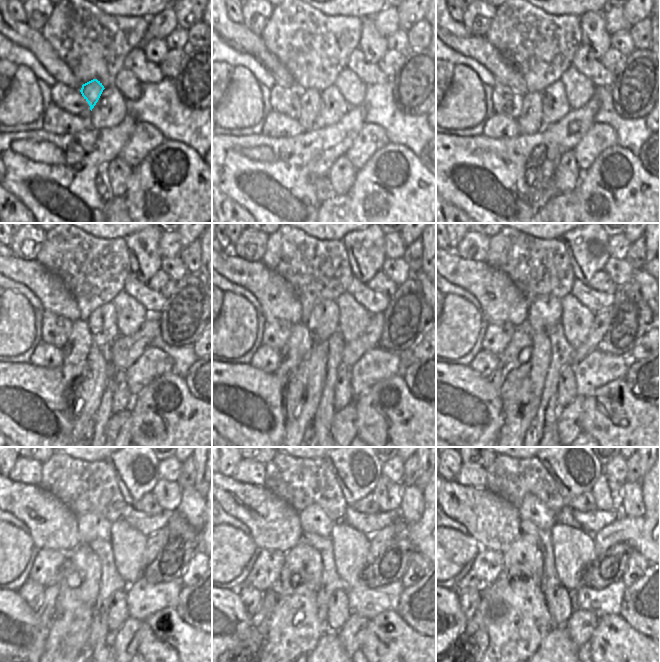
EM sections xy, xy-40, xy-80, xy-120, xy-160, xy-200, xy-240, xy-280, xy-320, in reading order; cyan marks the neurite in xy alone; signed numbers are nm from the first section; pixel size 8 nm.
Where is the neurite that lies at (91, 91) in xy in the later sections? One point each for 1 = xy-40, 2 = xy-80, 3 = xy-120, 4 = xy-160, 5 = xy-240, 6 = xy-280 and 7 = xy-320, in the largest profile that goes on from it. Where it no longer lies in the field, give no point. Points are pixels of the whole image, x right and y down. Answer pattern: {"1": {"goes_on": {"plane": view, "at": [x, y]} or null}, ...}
{"1": {"goes_on": {"plane": "xy-40", "at": [309, 99]}}, "2": {"goes_on": {"plane": "xy-80", "at": [529, 121]}}, "3": {"goes_on": {"plane": "xy-120", "at": [76, 349]}}, "4": {"goes_on": {"plane": "xy-160", "at": [296, 350]}}, "5": {"goes_on": {"plane": "xy-240", "at": [46, 611]}}, "6": {"goes_on": {"plane": "xy-280", "at": [259, 624]}}, "7": {"goes_on": {"plane": "xy-320", "at": [475, 638]}}}

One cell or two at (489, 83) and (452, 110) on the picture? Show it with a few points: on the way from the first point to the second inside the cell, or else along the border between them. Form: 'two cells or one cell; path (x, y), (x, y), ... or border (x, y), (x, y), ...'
two cells; border (470, 68), (483, 84), (486, 110)

